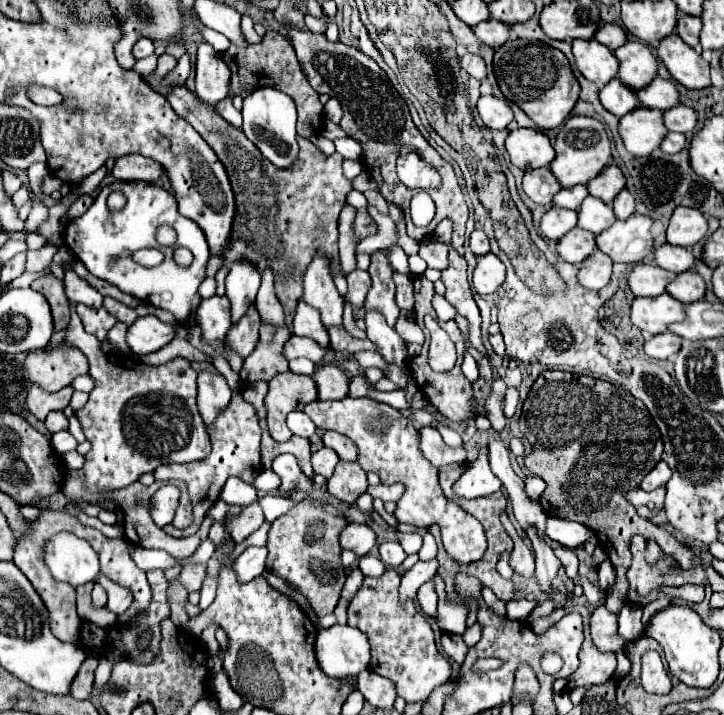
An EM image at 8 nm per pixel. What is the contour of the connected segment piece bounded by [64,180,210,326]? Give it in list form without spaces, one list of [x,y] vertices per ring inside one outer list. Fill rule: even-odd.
[[[118,180],[112,182],[110,186],[104,186],[96,196],[92,208],[80,218],[68,222],[64,232],[64,244],[88,268],[90,274],[108,280],[122,292],[132,294],[134,298],[146,304],[170,310],[178,324],[182,326],[196,324],[196,308],[202,300],[198,294],[198,286],[206,278],[206,262],[210,258],[210,248],[200,226],[178,212],[176,198],[164,188],[148,182],[118,182]],[[114,190],[124,192],[124,196],[128,198],[124,210],[116,214],[112,214],[106,206],[106,198]],[[162,224],[170,224],[178,232],[178,240],[170,248],[156,244],[156,228]],[[178,246],[184,246],[192,252],[194,260],[190,266],[178,266],[174,262],[174,250]],[[140,248],[158,248],[164,254],[164,260],[154,268],[144,268],[132,258],[132,254]]]

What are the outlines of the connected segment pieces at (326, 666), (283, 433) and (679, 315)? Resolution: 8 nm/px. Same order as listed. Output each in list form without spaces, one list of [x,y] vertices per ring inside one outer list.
[[[334,624],[332,628],[318,632],[316,658],[326,676],[356,678],[362,670],[368,668],[370,662],[368,636],[348,624]]]
[[[294,372],[276,374],[270,382],[268,396],[264,400],[268,410],[268,428],[270,436],[278,442],[286,442],[292,432],[286,426],[286,414],[304,408],[318,398],[318,388],[312,376],[300,376]]]
[[[660,294],[656,298],[636,298],[632,302],[632,324],[642,332],[666,332],[668,324],[684,320],[684,316],[684,304],[670,294]]]

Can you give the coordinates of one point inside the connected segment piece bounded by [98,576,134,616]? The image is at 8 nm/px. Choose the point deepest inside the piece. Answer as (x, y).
(118, 599)

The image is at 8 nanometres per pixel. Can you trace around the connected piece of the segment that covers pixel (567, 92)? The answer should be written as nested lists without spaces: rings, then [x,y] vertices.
[[[516,38],[502,44],[494,54],[494,74],[502,94],[510,102],[518,104],[540,130],[560,126],[570,116],[580,94],[580,84],[568,58],[560,50],[538,40]]]

